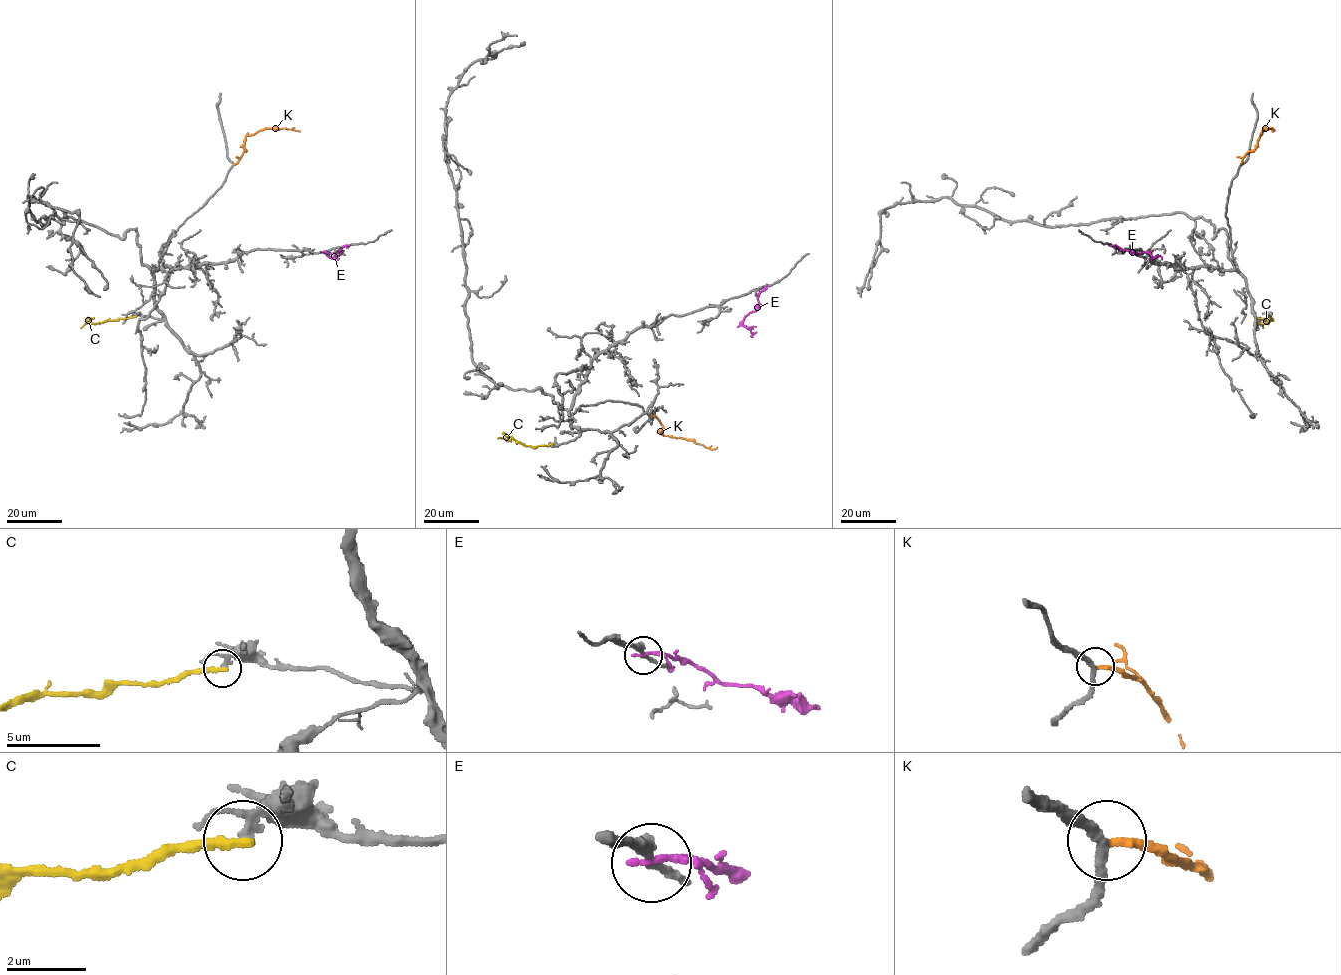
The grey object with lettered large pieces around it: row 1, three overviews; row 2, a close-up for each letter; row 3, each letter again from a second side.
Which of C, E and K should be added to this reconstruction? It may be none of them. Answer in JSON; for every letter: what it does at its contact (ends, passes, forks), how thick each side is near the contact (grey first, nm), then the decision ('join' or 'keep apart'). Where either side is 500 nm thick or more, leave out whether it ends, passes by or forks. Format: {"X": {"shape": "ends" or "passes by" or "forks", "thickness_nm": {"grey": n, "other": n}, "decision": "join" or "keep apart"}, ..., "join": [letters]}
{"C": {"shape": "ends", "thickness_nm": {"grey": 170, "other": 240}, "decision": "keep apart"}, "E": {"shape": "ends", "thickness_nm": {"grey": 240, "other": 240}, "decision": "keep apart"}, "K": {"shape": "ends", "thickness_nm": {"grey": 260, "other": 200}, "decision": "keep apart"}, "join": []}

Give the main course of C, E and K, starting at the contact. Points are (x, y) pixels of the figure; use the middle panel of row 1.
C: (552, 443), (531, 447), (503, 433), (507, 435), (507, 440), (498, 438)
E: (766, 285), (758, 296), (759, 306), (743, 322), (752, 337)
K: (650, 415), (661, 423), (664, 436), (693, 439), (710, 449), (717, 447)

